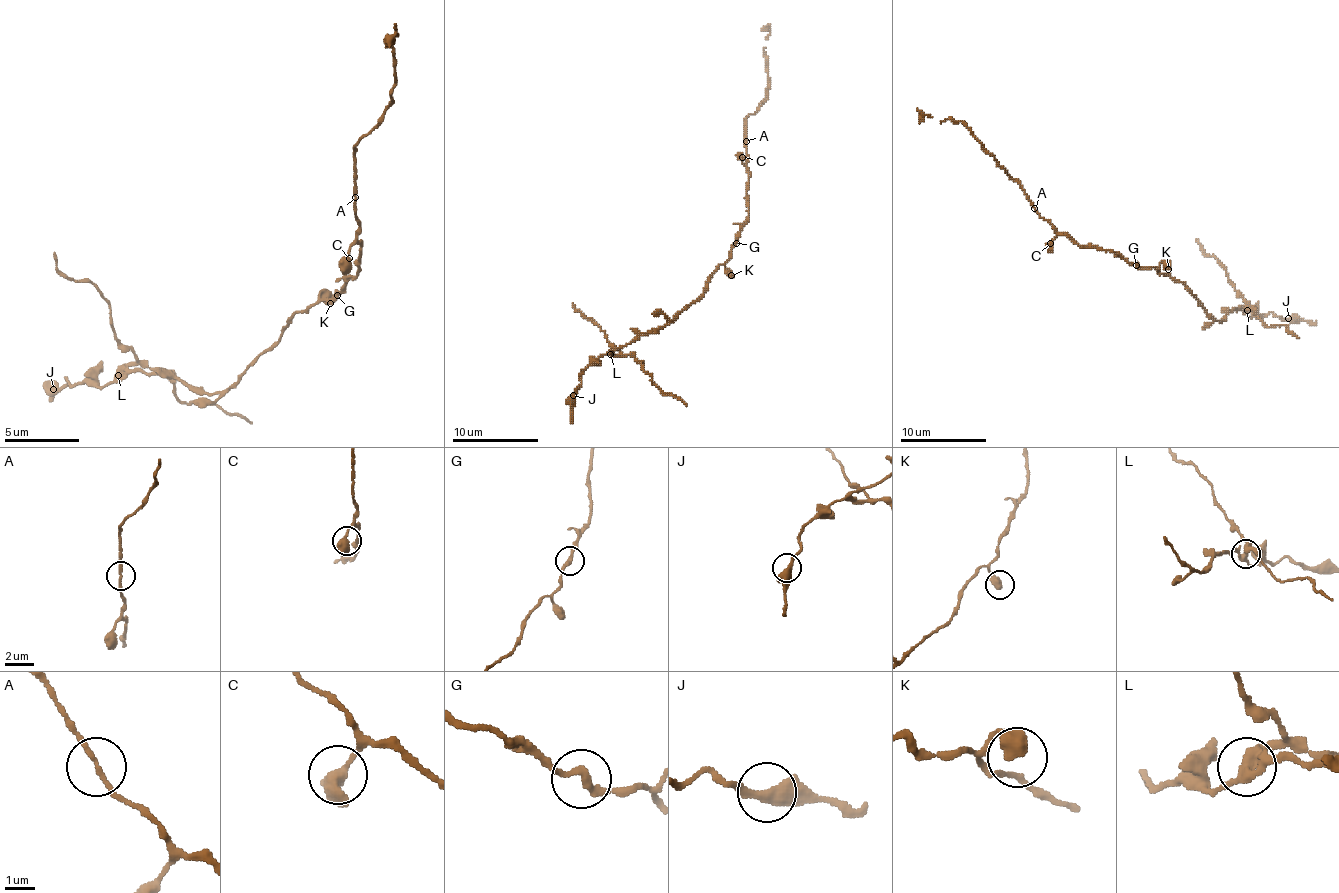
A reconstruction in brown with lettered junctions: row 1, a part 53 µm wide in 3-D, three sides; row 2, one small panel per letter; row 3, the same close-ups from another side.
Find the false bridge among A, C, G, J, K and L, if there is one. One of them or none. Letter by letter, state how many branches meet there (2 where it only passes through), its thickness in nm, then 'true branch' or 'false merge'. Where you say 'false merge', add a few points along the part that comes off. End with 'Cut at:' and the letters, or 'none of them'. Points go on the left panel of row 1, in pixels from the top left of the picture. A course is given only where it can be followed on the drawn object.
A: 2 | 160 nm | true branch
C: 1 | 600 nm | true branch
G: 2 | 260 nm | true branch
J: 2 | 480 nm | true branch
K: 1 | 600 nm | true branch
L: 3 | 300 nm | false merge | (117, 374), (135, 355), (117, 337), (109, 303), (87, 281), (72, 281), (53, 251)
Cut at: L

